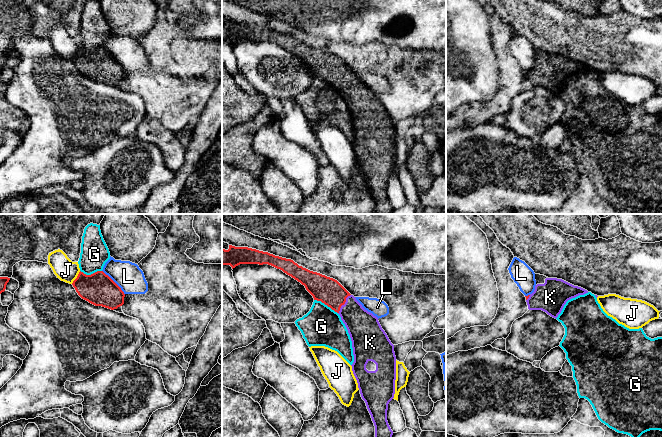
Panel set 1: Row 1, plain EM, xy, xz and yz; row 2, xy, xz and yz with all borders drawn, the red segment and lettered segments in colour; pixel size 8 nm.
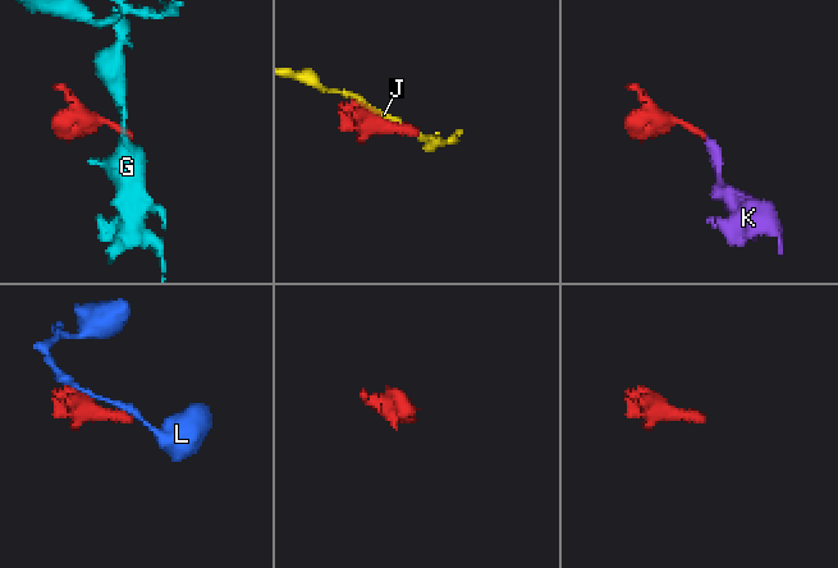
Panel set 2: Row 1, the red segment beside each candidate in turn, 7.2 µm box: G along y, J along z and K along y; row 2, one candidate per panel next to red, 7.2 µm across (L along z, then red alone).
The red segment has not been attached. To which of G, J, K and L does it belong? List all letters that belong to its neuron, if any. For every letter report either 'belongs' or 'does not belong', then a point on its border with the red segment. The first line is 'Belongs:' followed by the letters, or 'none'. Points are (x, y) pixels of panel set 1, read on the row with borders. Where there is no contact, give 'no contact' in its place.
Belongs: K
G: does not belong; contact xz (326, 304)
J: does not belong; contact xy (77, 277)
K: belongs; contact xz (343, 304)
L: does not belong; contact xy (114, 282)

